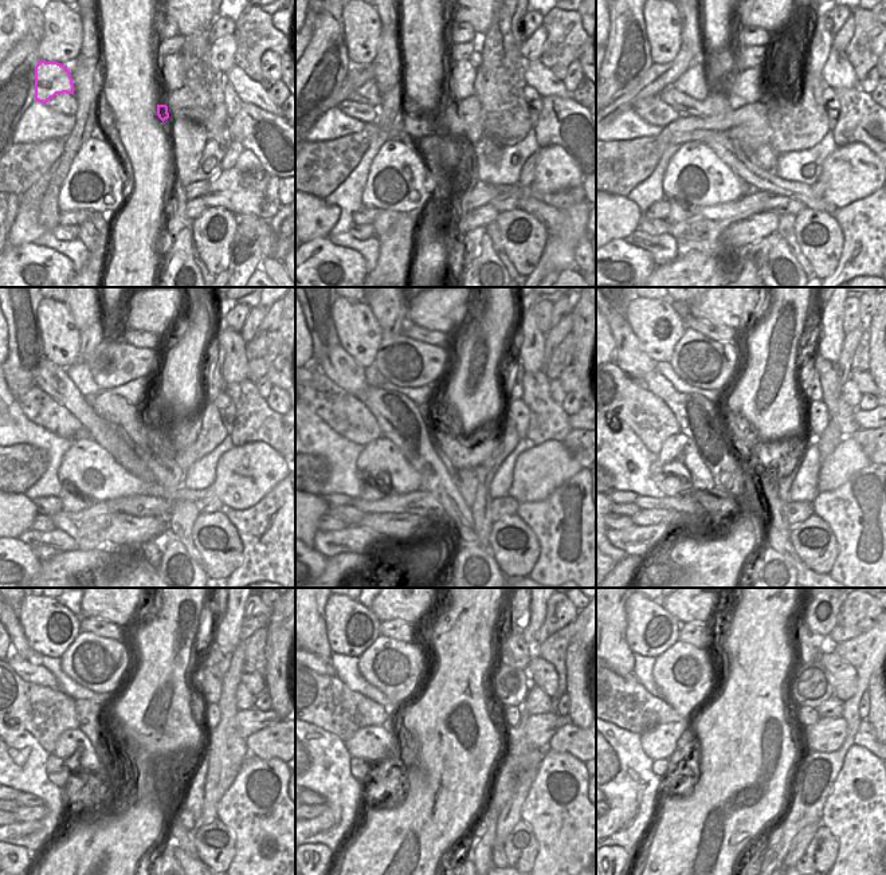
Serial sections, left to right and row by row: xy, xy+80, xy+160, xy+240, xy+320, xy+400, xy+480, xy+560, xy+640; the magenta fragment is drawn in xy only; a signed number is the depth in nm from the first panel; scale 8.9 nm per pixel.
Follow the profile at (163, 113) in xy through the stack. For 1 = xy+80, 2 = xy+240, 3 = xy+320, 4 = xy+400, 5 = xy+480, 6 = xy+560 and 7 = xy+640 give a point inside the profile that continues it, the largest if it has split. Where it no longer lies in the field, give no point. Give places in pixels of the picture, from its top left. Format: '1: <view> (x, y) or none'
1: xy+80 (449, 121)
2: xy+240 (151, 446)
3: xy+320 (466, 479)
4: xy+400 (769, 489)
5: xy+480 (179, 836)
6: xy+560 (498, 856)
7: xy+640 (804, 860)

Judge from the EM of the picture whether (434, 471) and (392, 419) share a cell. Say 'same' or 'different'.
same

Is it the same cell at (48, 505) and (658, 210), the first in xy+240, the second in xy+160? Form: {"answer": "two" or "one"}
{"answer": "one"}

